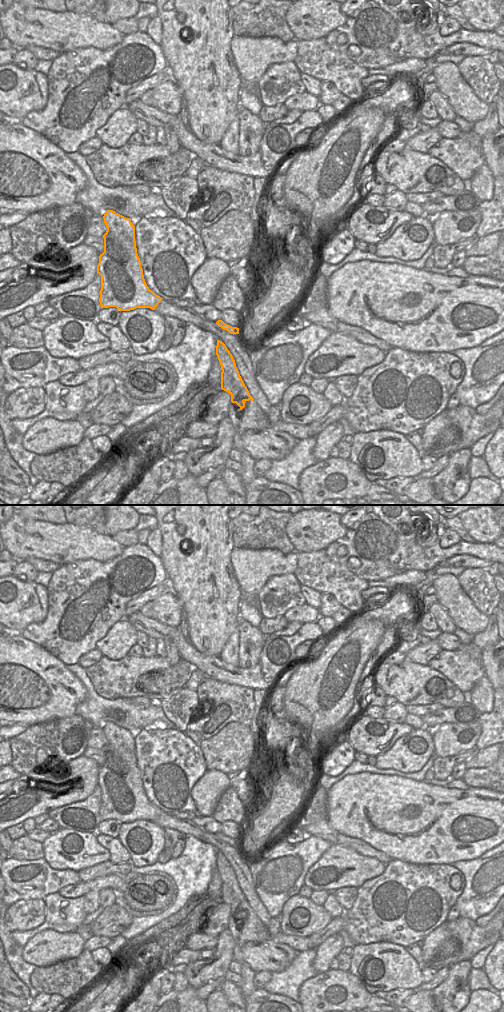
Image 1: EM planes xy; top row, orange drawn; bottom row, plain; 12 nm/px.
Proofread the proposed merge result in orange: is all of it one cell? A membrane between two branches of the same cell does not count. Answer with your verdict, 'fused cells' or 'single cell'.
fused cells

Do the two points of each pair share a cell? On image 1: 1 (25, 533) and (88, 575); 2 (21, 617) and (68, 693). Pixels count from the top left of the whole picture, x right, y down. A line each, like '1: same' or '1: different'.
1: different
2: different

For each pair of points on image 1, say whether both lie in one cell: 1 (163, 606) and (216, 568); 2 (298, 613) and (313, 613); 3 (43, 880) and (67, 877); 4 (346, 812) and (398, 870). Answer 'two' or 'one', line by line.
1: two
2: one
3: one
4: two

